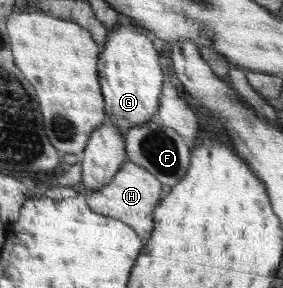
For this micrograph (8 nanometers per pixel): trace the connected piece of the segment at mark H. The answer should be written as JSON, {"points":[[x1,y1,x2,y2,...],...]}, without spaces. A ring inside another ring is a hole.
{"points":[[126,160,114,178,100,190,84,193,88,198,89,206,102,216,117,218,131,226,146,242,150,239,153,229,153,210,161,201,162,183,149,171,134,162]]}

